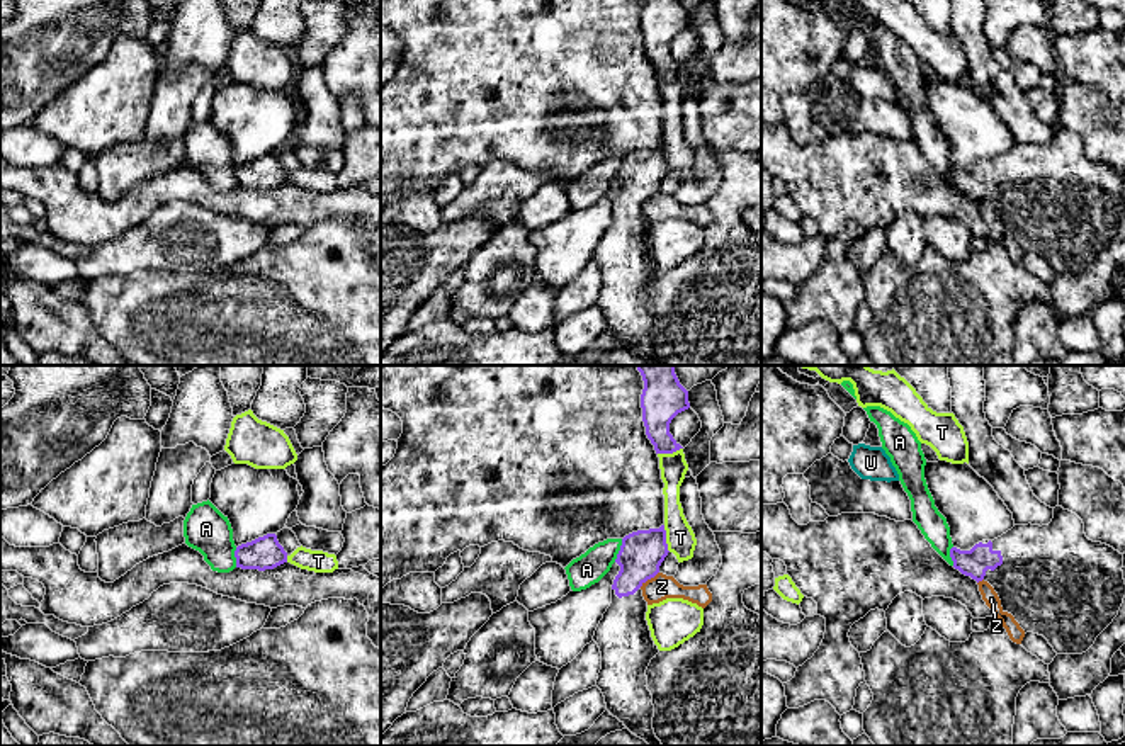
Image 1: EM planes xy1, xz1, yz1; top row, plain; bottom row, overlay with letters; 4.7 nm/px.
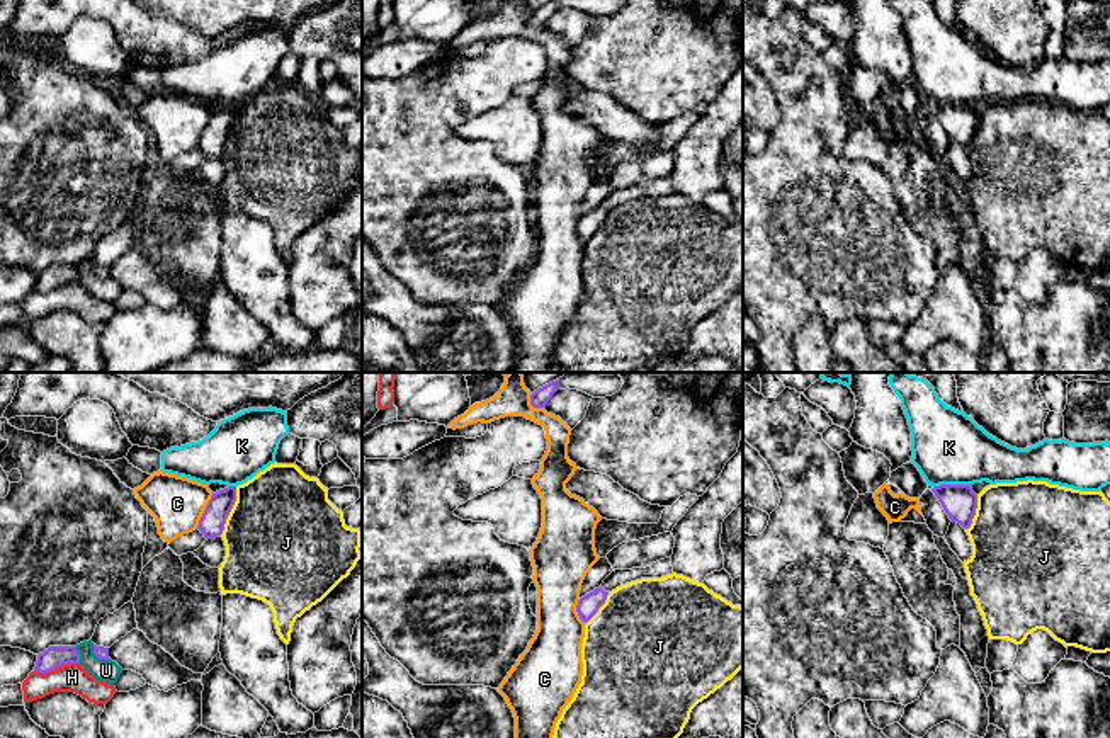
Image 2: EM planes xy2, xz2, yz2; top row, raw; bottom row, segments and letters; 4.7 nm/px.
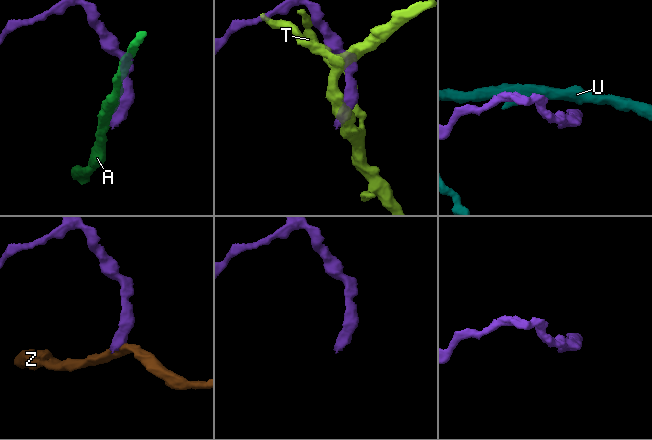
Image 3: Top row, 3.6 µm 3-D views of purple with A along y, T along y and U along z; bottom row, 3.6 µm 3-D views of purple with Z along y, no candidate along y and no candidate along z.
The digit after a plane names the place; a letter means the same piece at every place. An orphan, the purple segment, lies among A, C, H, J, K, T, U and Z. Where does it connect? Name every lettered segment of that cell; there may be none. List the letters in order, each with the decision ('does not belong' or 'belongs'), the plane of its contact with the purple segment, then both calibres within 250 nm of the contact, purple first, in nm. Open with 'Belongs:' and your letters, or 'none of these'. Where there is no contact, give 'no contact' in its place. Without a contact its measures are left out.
Belongs: none of these
A: does not belong; contact in xz1; calibres 200 and 150 nm
C: does not belong; contact in xy2; calibres 120 and 260 nm
H: does not belong; contact in xy2; calibres 100 and 140 nm
J: does not belong; contact in xy2; calibres 120 and 500 nm
K: does not belong; contact in yz2; calibres 160 and 360 nm
T: does not belong; contact in xz1; calibres 200 and 140 nm
U: does not belong; contact in xy2; calibres 60 and 110 nm
Z: does not belong; contact in xz1; calibres 200 and 120 nm

